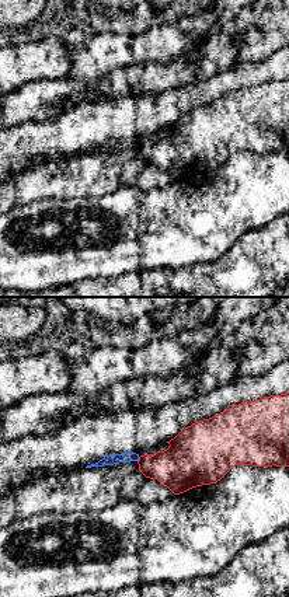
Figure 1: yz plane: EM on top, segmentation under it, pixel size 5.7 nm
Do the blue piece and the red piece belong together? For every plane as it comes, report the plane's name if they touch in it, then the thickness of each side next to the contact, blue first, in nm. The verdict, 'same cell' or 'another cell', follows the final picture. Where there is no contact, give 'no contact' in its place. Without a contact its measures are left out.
yz | 60/260 nm

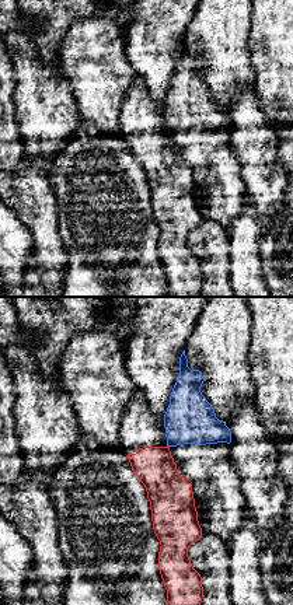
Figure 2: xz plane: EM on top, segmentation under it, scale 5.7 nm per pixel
no contact

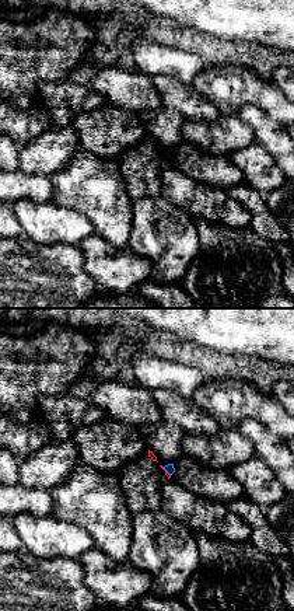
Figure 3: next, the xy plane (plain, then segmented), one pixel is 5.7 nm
xy | 50/20 nm

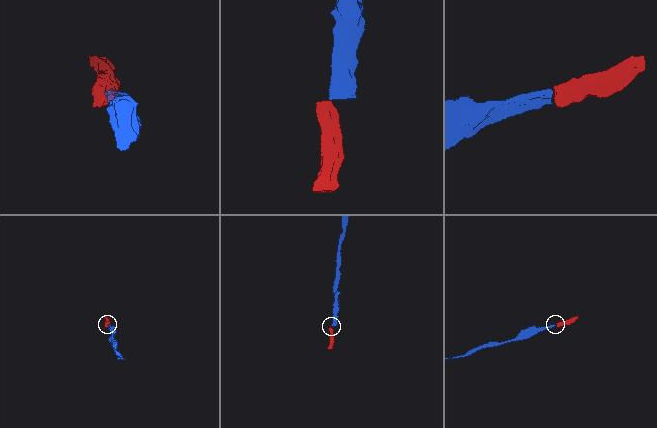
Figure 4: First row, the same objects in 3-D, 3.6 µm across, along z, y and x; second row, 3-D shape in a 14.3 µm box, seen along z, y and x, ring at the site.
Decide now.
another cell

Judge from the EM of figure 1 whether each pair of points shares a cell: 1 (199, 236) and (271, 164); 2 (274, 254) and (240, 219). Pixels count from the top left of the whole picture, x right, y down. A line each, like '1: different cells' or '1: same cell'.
1: same cell
2: different cells

